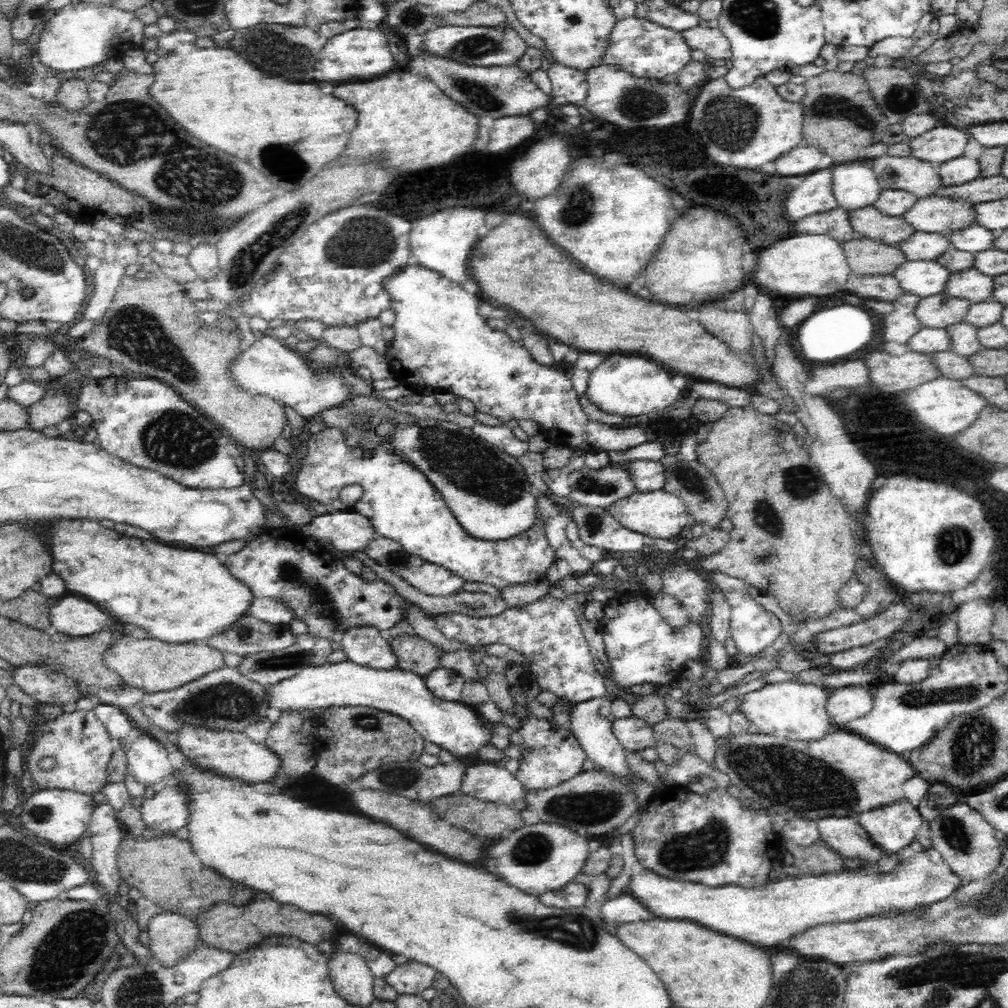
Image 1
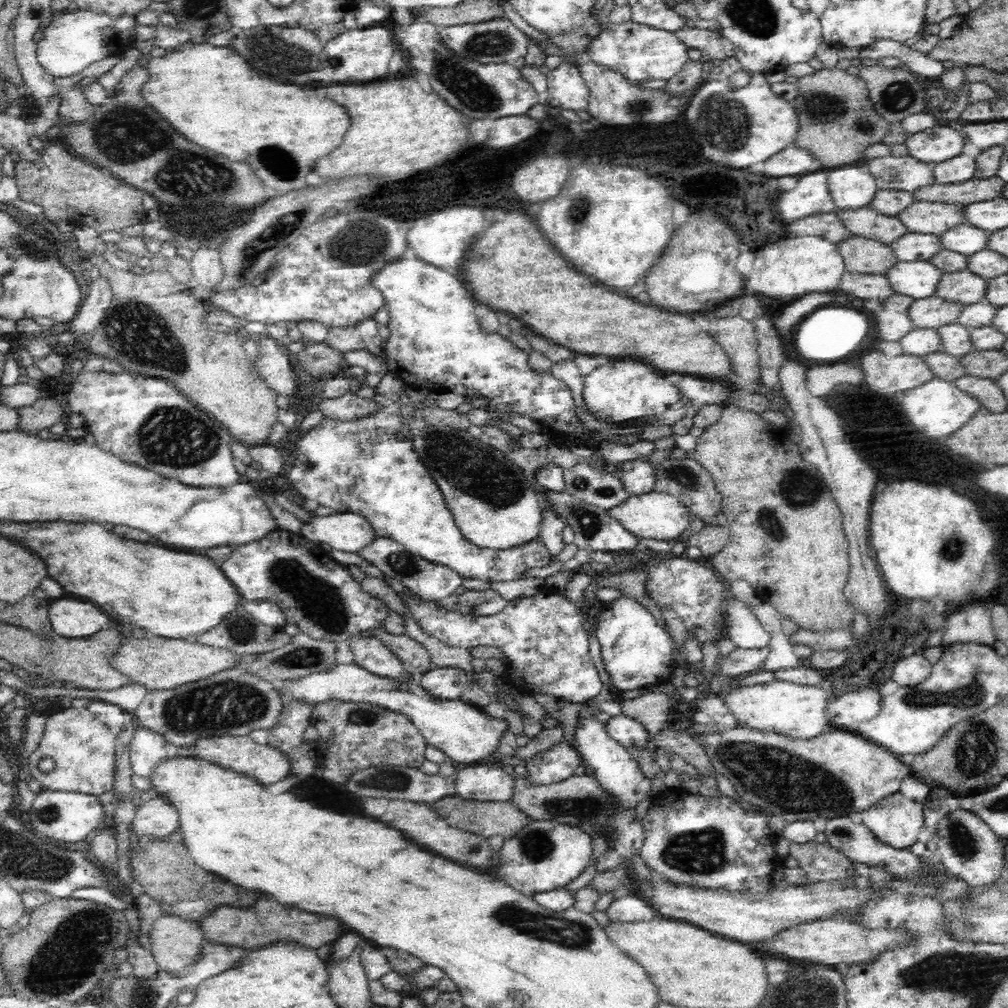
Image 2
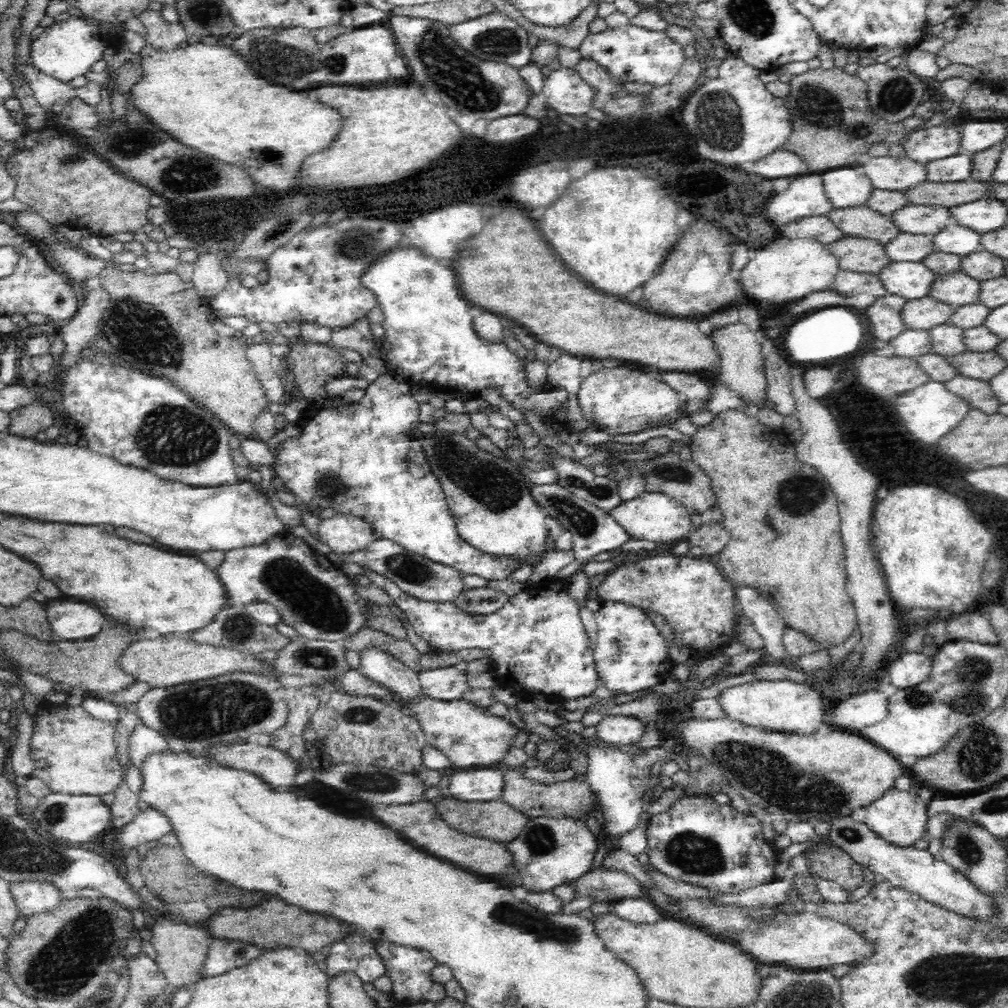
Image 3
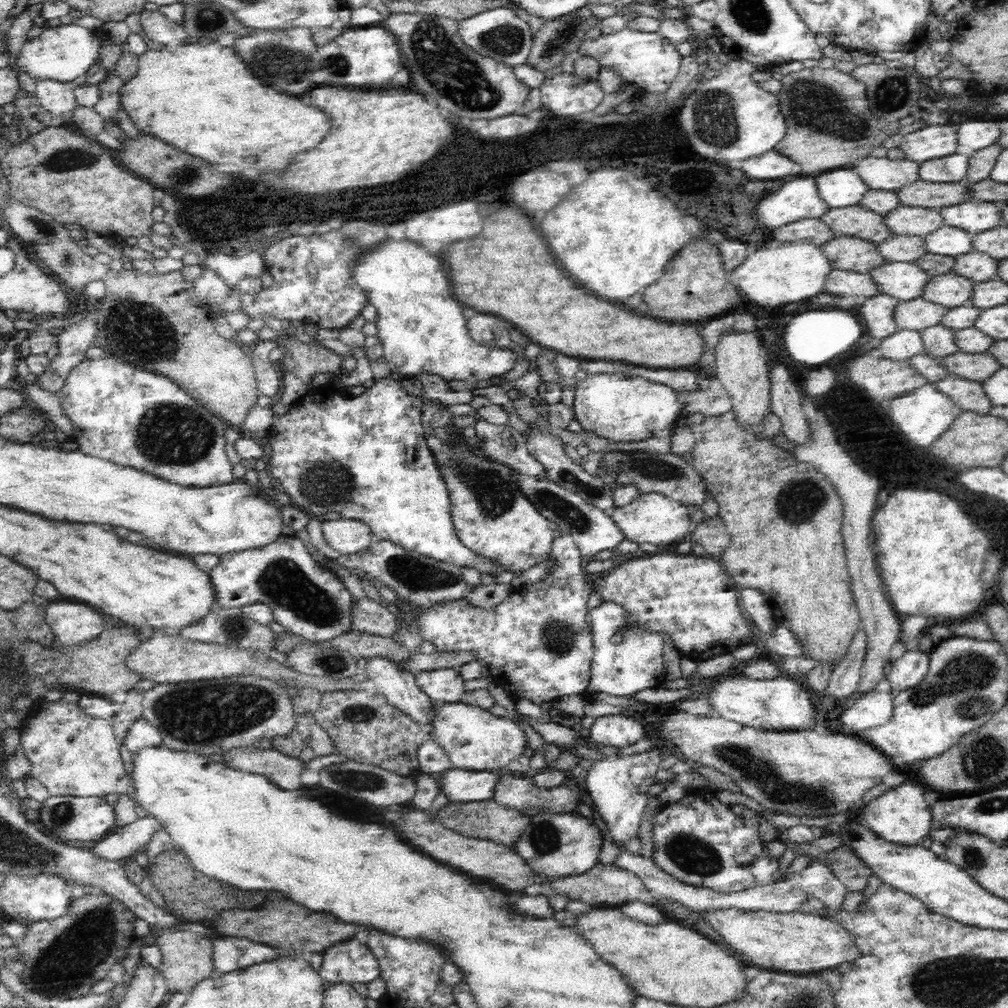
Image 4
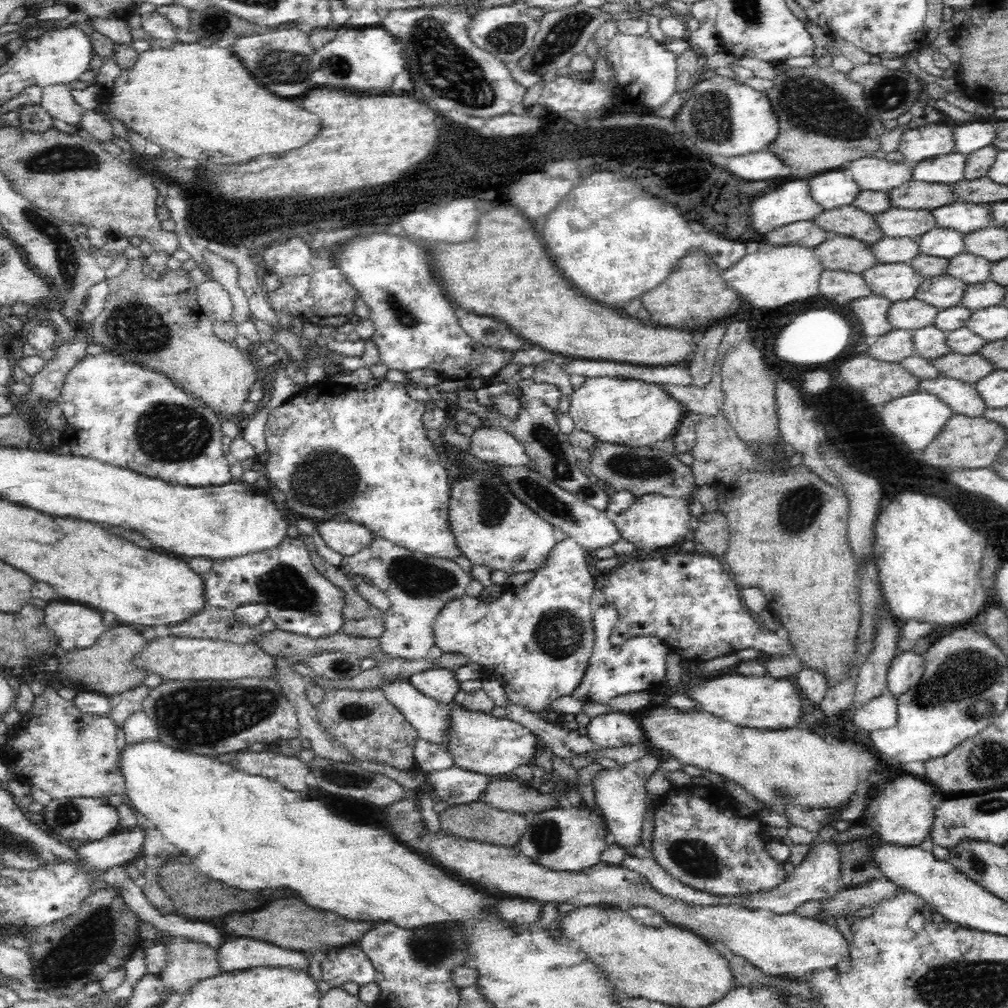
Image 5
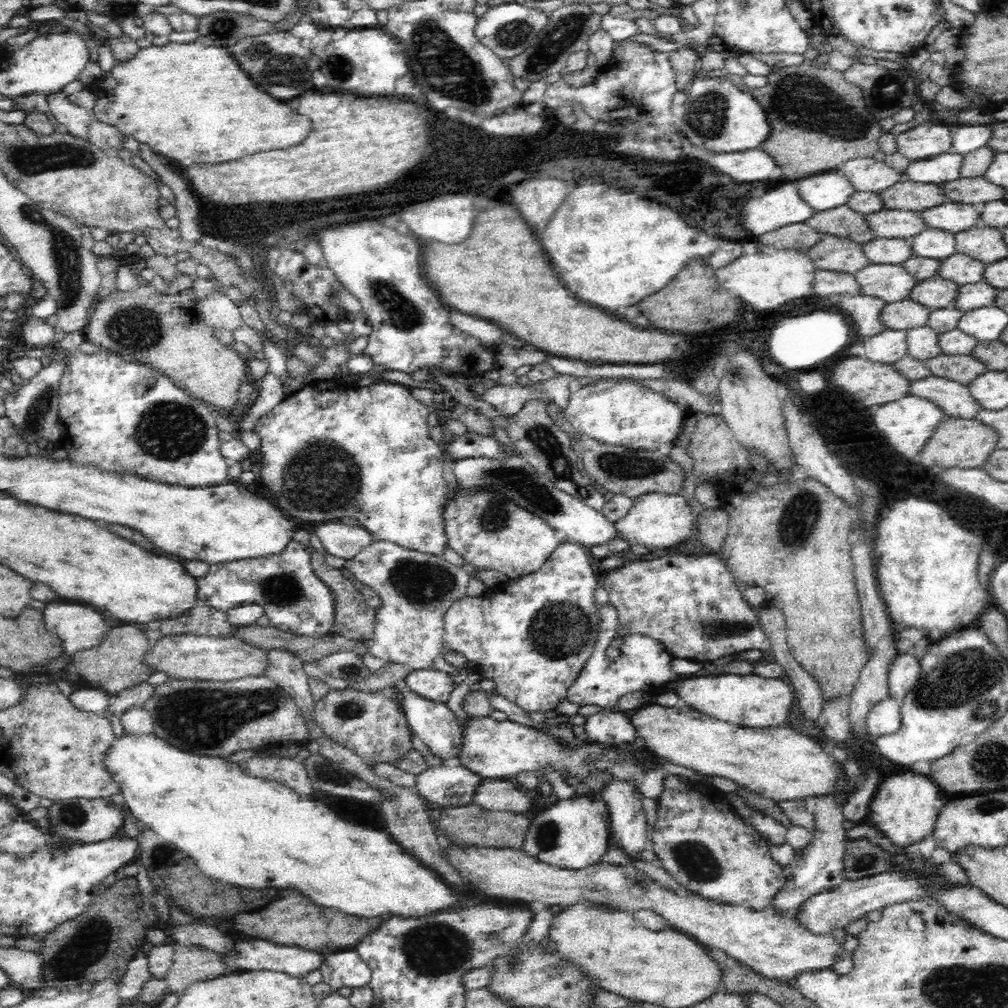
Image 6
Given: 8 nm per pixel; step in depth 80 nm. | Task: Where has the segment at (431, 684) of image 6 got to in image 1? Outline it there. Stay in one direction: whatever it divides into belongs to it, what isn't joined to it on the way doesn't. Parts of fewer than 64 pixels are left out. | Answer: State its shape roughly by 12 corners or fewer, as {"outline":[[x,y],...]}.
{"outline":[[441,667],[425,682],[436,697],[459,702],[466,681]]}

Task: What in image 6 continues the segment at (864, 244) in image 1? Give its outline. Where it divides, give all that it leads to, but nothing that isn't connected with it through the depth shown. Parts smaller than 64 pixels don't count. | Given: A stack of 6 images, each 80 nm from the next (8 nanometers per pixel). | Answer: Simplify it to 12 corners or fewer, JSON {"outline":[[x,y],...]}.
{"outline":[[825,235],[807,251],[820,270],[856,275],[864,244]]}

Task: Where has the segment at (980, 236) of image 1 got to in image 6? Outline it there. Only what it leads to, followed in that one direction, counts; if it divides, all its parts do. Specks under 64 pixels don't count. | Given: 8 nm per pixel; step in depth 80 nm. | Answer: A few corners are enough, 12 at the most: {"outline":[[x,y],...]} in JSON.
{"outline":[[928,227],[912,239],[914,254],[956,254],[955,233]]}

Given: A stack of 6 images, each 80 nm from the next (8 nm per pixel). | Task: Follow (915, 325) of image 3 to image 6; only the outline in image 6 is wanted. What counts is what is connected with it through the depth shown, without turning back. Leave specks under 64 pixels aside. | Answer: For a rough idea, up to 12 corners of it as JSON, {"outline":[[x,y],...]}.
{"outline":[[908,298],[886,303],[880,319],[888,329],[926,326],[930,307]]}

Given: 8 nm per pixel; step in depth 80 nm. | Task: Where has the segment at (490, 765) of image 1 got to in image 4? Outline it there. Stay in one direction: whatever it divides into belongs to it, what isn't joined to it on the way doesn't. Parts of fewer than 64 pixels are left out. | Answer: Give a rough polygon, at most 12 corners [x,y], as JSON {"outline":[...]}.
{"outline":[[450,769],[436,775],[450,802],[494,798],[502,772]]}

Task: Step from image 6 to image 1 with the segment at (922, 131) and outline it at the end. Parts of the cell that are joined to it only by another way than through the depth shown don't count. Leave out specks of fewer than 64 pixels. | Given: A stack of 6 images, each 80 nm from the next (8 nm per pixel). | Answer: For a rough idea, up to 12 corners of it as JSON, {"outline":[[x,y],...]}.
{"outline":[[953,124],[908,141],[911,157],[946,163],[963,156],[969,135]]}

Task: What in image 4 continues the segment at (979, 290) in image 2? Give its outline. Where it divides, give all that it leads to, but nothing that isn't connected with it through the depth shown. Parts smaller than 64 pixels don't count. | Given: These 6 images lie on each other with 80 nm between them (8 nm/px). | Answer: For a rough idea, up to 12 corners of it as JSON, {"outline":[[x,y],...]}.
{"outline":[[931,276],[922,297],[949,309],[972,303],[972,280]]}

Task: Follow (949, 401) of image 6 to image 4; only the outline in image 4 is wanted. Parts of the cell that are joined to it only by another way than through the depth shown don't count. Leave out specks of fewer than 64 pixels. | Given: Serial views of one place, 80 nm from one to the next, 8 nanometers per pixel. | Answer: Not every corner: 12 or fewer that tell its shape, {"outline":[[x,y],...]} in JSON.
{"outline":[[952,374],[935,383],[965,411],[993,409],[981,382]]}

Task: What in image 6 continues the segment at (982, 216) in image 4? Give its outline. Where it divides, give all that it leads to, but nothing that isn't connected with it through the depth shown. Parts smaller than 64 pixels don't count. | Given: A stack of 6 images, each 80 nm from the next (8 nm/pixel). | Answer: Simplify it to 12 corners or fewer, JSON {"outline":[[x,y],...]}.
{"outline":[[949,201],[922,211],[928,227],[961,233],[981,206]]}

